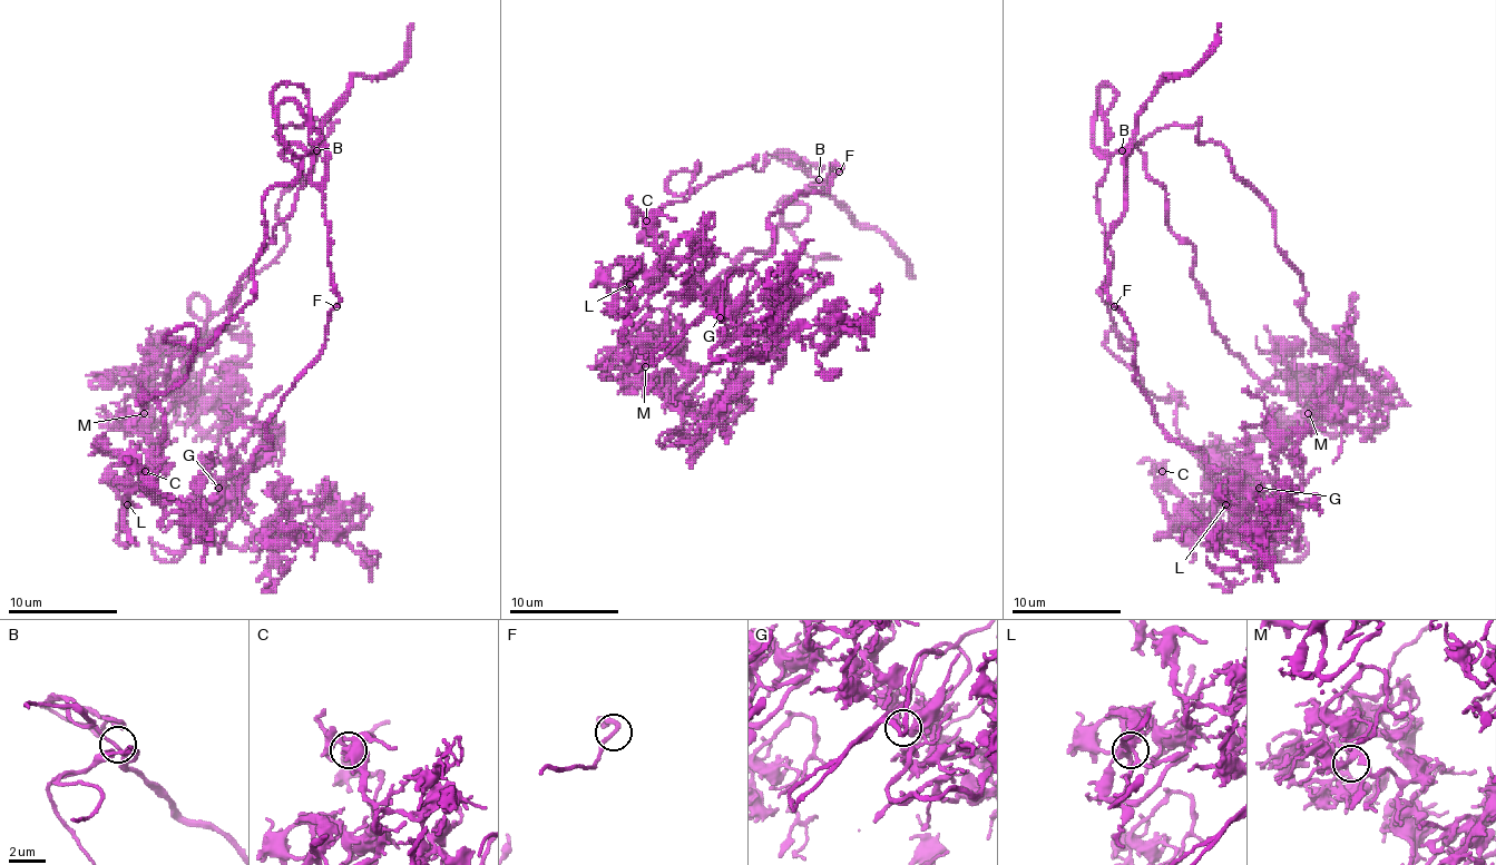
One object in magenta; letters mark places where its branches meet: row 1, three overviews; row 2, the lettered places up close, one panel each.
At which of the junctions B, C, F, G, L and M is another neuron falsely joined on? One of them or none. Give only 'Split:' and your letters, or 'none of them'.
Split: none of them

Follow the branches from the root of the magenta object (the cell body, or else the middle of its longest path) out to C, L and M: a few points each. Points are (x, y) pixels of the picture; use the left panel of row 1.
C: (325, 207), (339, 304), (322, 353), (267, 424), (273, 444), (218, 497), (172, 512), (144, 471)
L: (325, 207), (339, 304), (322, 353), (267, 424), (273, 444), (207, 501), (168, 512), (140, 471), (127, 504)
M: (325, 207), (292, 145), (295, 207), (228, 321), (135, 389), (144, 413)

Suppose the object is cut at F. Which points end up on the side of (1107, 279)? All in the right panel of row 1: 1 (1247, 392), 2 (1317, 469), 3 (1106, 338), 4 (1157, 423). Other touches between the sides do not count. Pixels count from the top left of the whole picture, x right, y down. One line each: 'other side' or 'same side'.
1: other side
2: other side
3: same side
4: other side

